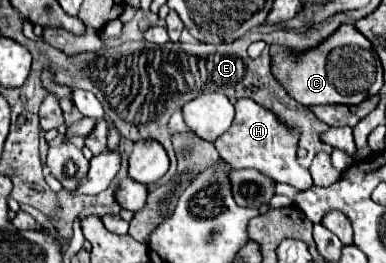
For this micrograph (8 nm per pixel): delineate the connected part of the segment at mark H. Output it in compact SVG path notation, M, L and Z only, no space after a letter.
M238 99L234 103L236 117L234 123L226 133L222 133L214 145L220 157L232 165L232 169L256 169L276 183L288 183L296 189L308 189L312 185L312 177L308 169L300 167L296 161L296 145L298 145L298 131L288 129L282 125L274 113L260 107L252 99Z

